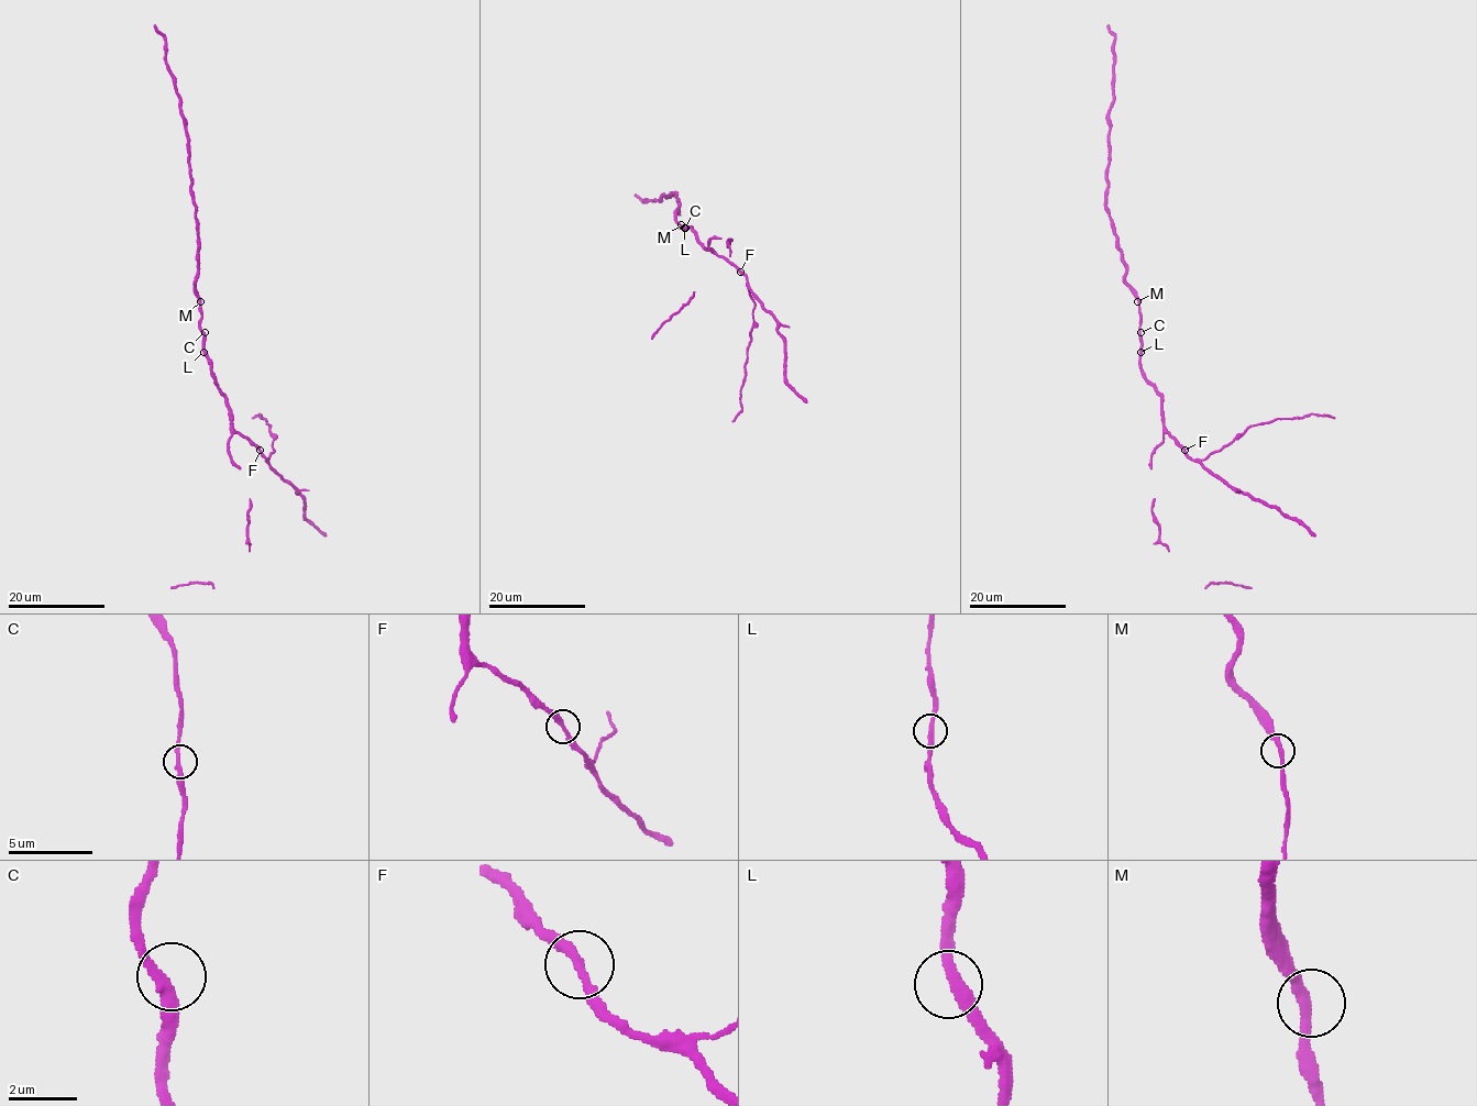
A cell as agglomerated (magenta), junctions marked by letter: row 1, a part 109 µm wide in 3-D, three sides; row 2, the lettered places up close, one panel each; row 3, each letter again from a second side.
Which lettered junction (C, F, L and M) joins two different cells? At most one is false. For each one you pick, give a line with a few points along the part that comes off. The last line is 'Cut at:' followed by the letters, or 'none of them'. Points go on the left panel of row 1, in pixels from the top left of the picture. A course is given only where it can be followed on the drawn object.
Cut at: none of them

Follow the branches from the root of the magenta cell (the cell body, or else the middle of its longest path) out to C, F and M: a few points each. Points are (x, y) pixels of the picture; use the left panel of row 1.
C: (206, 352), (205, 332)
F: (206, 352), (210, 374), (224, 397), (230, 426), (258, 450)
M: (206, 352), (199, 325), (200, 301)

